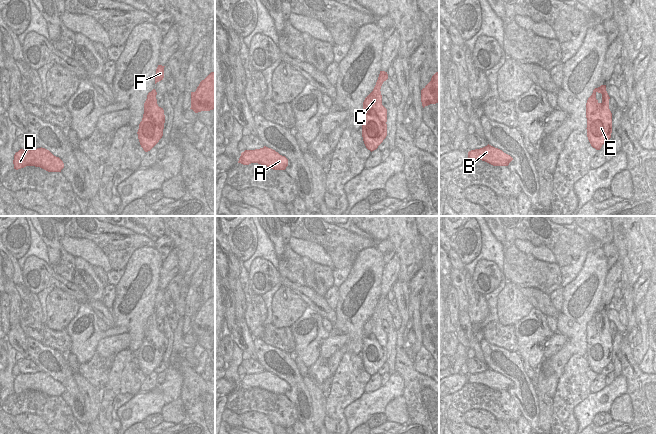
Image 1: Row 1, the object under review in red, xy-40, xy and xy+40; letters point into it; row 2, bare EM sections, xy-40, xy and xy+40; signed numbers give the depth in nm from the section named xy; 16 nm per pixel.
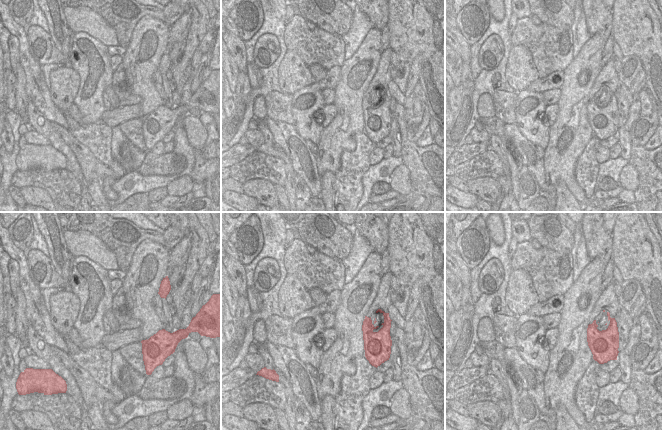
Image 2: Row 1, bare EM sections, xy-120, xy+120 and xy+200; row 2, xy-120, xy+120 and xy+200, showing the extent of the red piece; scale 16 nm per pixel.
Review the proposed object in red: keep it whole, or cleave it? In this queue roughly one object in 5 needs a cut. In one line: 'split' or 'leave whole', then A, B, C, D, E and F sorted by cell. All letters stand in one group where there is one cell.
leave whole | A B C D E F

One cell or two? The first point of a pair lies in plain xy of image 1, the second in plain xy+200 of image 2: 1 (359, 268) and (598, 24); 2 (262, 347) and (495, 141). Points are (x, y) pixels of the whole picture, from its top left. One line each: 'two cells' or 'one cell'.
1: two cells
2: two cells

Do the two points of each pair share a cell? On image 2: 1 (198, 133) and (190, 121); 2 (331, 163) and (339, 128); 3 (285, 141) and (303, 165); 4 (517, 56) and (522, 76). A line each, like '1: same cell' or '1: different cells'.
1: same cell
2: same cell
3: same cell
4: same cell

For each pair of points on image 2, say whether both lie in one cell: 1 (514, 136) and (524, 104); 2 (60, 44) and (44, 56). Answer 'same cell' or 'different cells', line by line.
1: different cells
2: different cells

